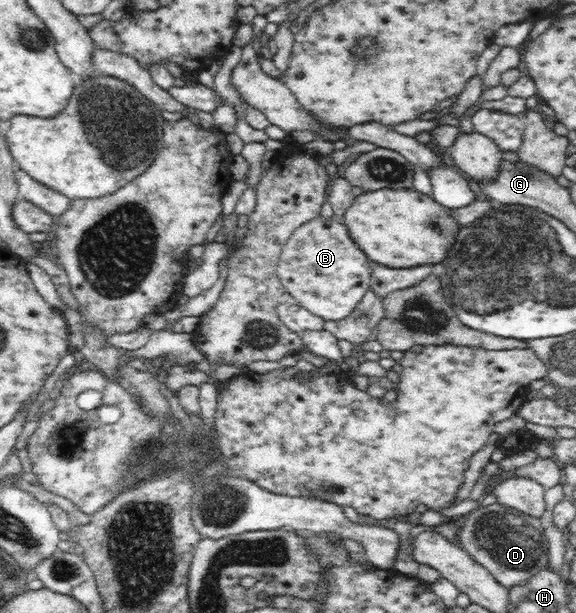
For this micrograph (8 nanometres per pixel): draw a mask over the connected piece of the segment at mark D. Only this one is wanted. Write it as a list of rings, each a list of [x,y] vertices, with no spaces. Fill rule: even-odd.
[[[497,502],[479,506],[459,520],[457,543],[506,589],[525,584],[548,566],[548,542],[541,519]]]

